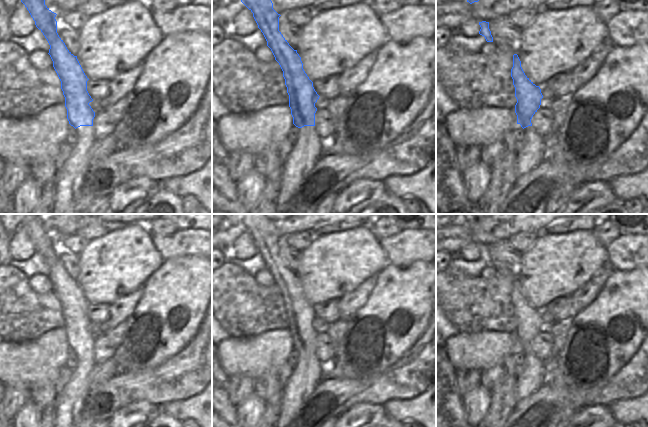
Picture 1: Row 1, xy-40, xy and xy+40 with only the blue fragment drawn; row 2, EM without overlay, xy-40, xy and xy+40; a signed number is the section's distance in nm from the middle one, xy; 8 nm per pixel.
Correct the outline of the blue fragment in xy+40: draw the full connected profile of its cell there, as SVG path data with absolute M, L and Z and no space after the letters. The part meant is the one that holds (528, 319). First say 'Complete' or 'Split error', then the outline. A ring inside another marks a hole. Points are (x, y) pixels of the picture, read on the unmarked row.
Complete. M517 278L513 279L513 291L511 301L515 311L515 337L517 339L517 348L524 353L532 350L531 343L541 329L543 319L539 310L536 310L524 297L521 291L521 285Z

